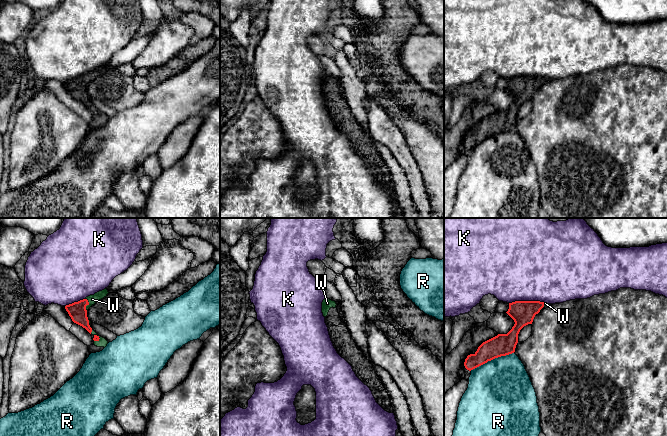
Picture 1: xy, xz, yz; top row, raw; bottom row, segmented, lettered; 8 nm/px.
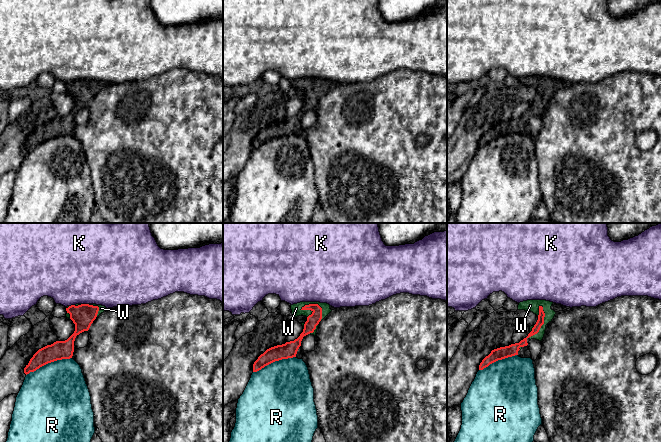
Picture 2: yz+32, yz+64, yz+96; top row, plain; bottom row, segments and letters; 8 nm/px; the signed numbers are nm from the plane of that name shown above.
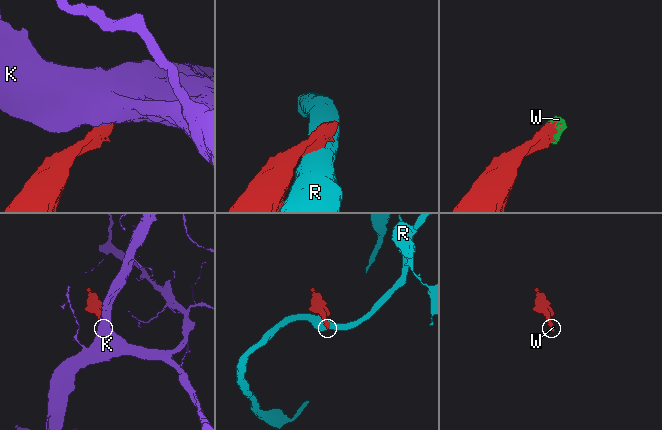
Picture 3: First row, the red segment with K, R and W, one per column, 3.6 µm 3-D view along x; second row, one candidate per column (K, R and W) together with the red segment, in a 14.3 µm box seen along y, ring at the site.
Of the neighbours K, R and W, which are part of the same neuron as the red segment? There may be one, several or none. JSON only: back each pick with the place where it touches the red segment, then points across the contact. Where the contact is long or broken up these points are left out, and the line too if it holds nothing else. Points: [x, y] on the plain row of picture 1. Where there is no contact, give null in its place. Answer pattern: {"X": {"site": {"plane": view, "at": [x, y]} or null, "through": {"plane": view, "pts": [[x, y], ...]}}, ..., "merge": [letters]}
{"W": {"site": {"plane": "xy", "at": [87, 80]}, "through": {"plane": "xy", "pts": [[77, 87], [87, 80], [92, 75]]}}, "merge": ["W"]}

